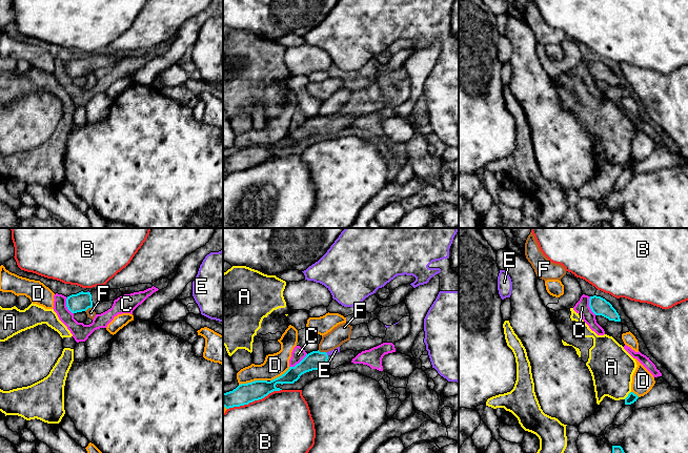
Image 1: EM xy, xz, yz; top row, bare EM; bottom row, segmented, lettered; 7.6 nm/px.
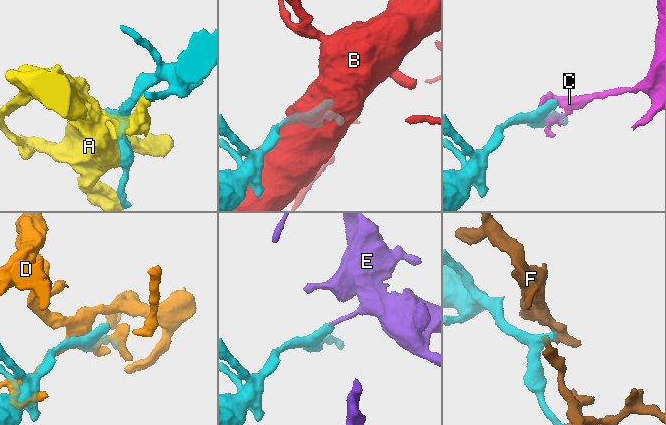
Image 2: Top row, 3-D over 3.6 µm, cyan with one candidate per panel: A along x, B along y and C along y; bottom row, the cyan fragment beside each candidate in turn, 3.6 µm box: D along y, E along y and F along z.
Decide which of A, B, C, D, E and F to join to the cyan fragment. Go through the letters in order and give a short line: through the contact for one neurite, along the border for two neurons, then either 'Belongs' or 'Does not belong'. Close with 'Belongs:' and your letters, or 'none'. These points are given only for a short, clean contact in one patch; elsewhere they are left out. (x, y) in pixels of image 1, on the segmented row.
A: Does not belong
B: Does not belong
C: Line: xz (306, 353), (298, 363), (289, 367). Does not belong
D: Does not belong
E: Line: xz (315, 361), (326, 354), (332, 352). Belongs
F: Does not belong
Belongs: E

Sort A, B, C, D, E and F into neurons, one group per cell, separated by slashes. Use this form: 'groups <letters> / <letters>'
groups A / B / C / D / E / F

